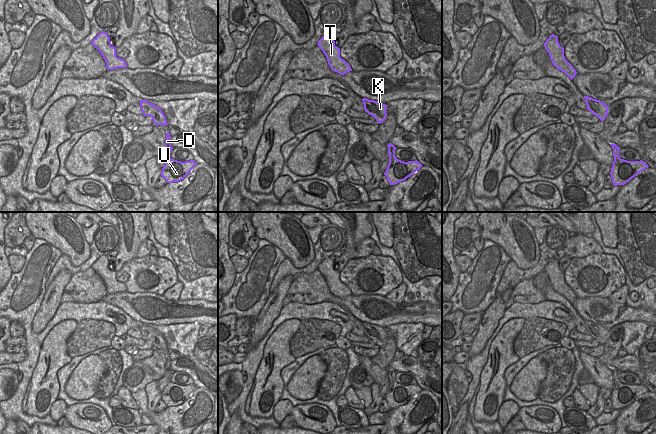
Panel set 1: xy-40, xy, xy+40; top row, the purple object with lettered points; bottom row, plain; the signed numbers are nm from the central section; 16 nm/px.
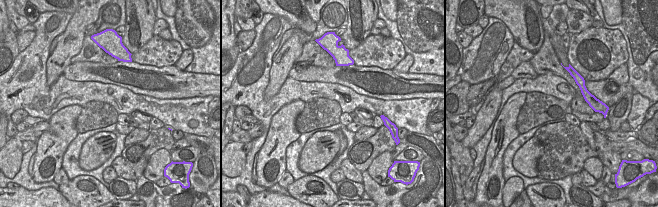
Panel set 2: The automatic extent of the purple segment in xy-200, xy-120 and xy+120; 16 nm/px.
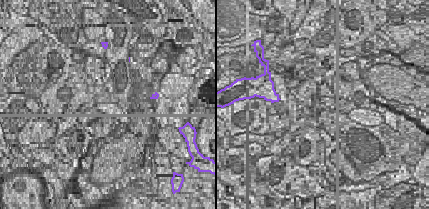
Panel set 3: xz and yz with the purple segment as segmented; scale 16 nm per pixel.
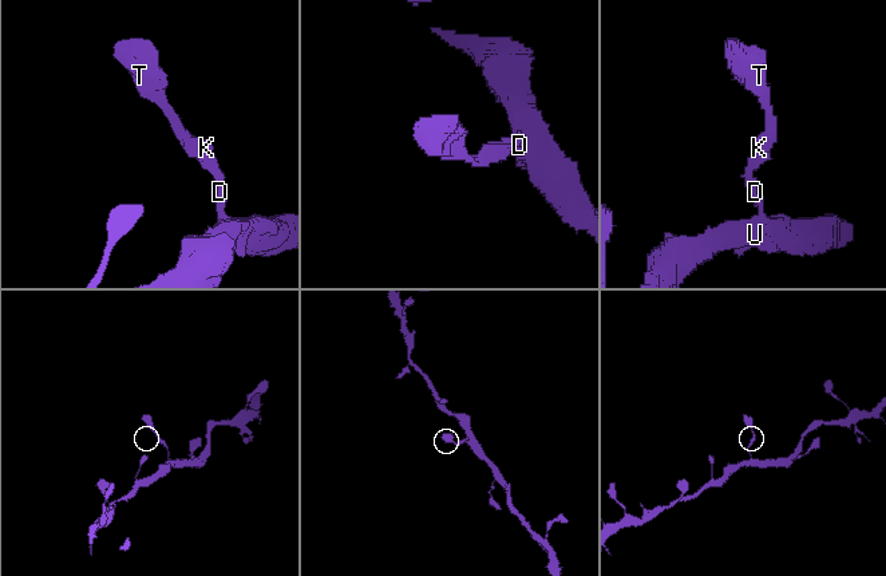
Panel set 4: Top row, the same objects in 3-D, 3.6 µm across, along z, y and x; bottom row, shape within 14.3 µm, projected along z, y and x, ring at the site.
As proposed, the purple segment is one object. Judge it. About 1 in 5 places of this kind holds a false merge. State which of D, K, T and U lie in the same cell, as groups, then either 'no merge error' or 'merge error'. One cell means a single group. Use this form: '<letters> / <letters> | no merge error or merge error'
D K T U | no merge error

